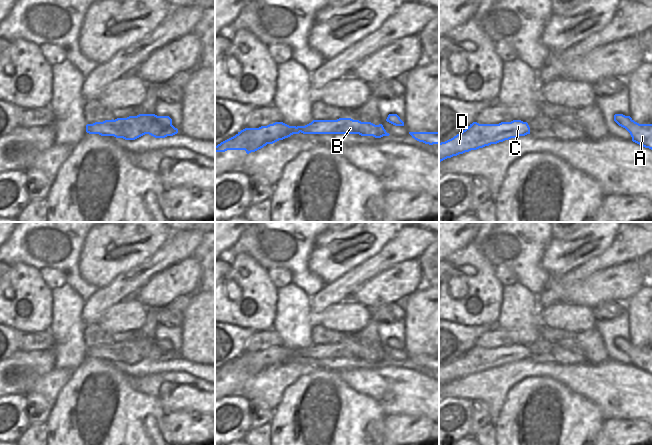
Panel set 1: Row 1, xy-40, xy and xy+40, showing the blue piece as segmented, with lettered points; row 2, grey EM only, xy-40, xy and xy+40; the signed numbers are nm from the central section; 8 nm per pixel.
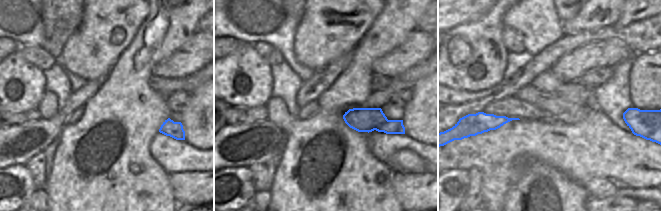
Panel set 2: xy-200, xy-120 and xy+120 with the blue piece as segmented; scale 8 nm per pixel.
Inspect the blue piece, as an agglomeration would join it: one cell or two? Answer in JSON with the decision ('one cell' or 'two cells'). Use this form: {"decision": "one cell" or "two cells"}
{"decision": "one cell"}

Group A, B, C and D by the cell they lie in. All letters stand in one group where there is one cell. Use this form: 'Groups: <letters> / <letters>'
Groups: A B C D

